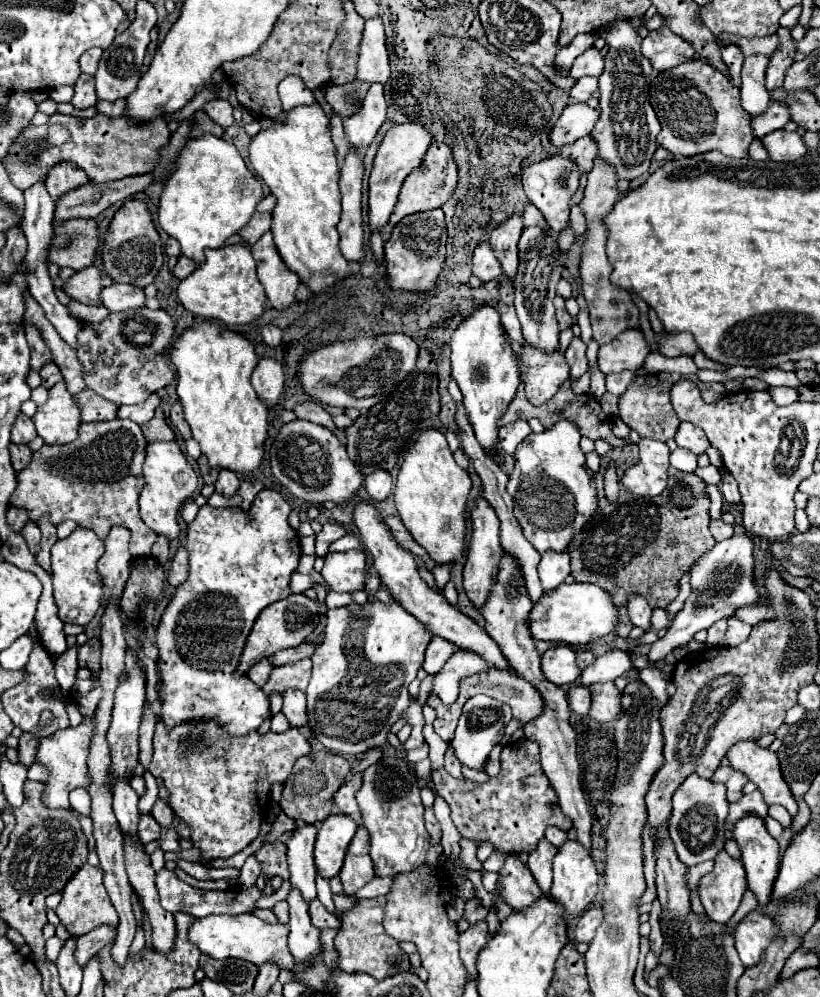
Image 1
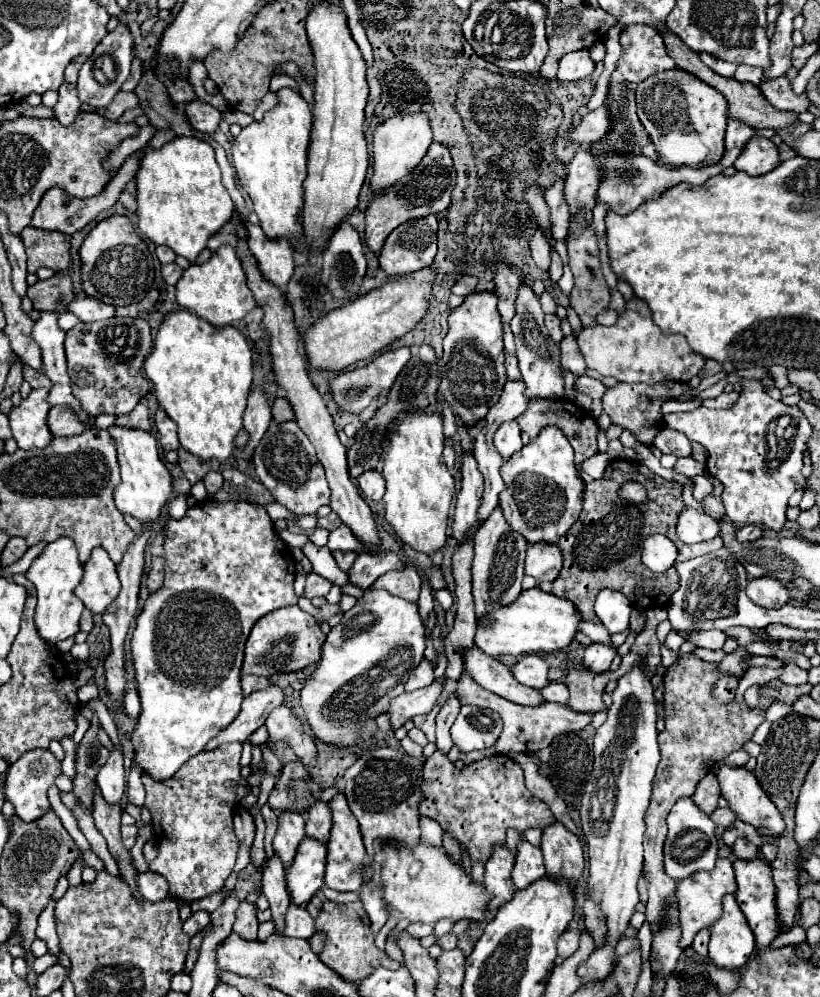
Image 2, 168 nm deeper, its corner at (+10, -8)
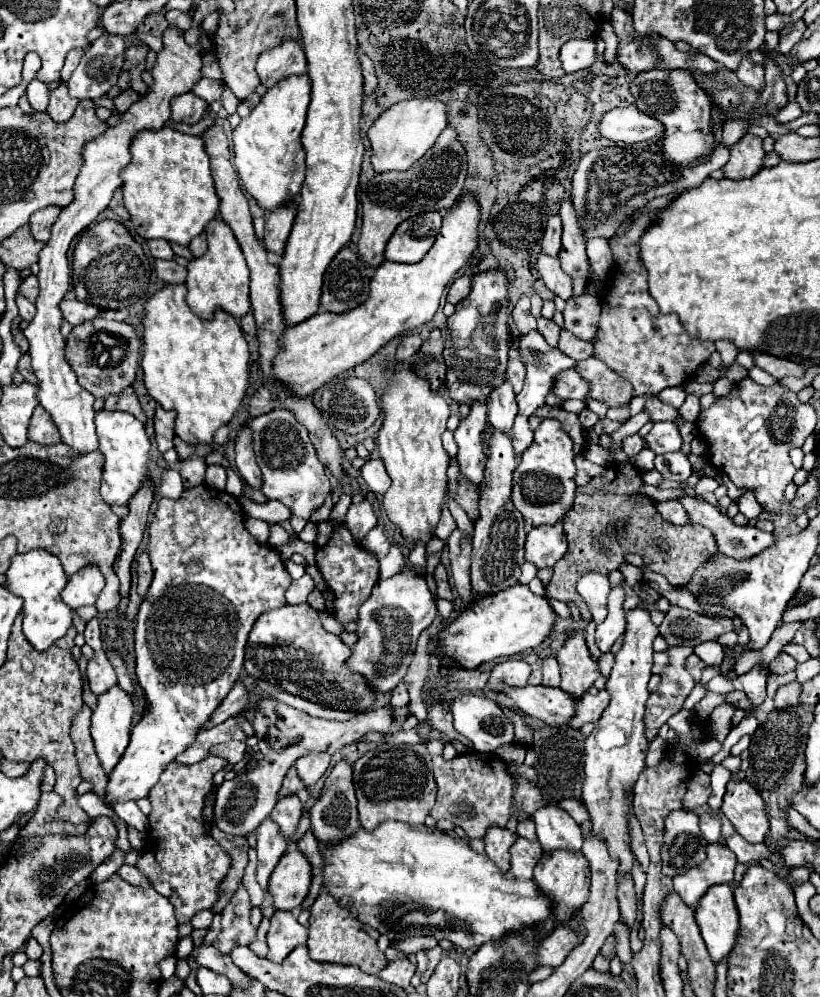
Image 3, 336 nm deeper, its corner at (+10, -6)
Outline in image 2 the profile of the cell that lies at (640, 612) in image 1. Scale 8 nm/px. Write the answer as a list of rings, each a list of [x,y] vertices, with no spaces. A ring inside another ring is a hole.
[[[603,588],[595,598],[595,614],[611,634],[623,632],[629,628],[631,604],[621,592]]]

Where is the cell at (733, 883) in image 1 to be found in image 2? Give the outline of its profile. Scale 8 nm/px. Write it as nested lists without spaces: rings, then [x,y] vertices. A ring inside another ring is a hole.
[[[719,858],[713,870],[699,870],[691,876],[677,882],[677,902],[679,902],[679,920],[681,920],[681,938],[679,946],[681,950],[689,948],[693,944],[693,938],[699,930],[707,928],[721,916],[721,900],[725,894],[733,894],[737,890],[735,884],[735,872],[729,858]]]

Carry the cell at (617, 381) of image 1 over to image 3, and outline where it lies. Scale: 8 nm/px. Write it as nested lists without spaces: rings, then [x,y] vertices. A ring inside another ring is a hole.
[[[565,370],[557,376],[553,394],[561,400],[587,400],[589,398],[589,382],[577,374],[577,370]]]

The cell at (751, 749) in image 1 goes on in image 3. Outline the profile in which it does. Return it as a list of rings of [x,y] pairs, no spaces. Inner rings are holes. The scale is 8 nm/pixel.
[[[729,780],[721,810],[747,842],[765,840],[769,832],[769,812],[765,810],[765,800],[747,780]]]

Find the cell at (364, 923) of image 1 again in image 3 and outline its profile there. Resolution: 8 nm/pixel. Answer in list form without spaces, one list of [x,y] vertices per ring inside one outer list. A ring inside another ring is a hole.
[[[319,894],[315,904],[311,906],[309,918],[309,940],[307,940],[309,956],[317,962],[335,962],[345,966],[359,966],[365,974],[379,974],[383,966],[387,966],[385,954],[377,948],[377,942],[363,930],[363,924],[347,914],[345,908],[333,900],[331,894]]]

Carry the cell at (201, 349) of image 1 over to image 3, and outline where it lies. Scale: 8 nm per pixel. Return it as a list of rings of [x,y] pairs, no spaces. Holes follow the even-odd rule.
[[[167,284],[145,304],[143,382],[151,398],[177,412],[175,434],[197,446],[213,444],[213,434],[239,410],[249,382],[249,346],[237,320],[217,312],[213,320],[197,318],[185,302],[185,284]]]

